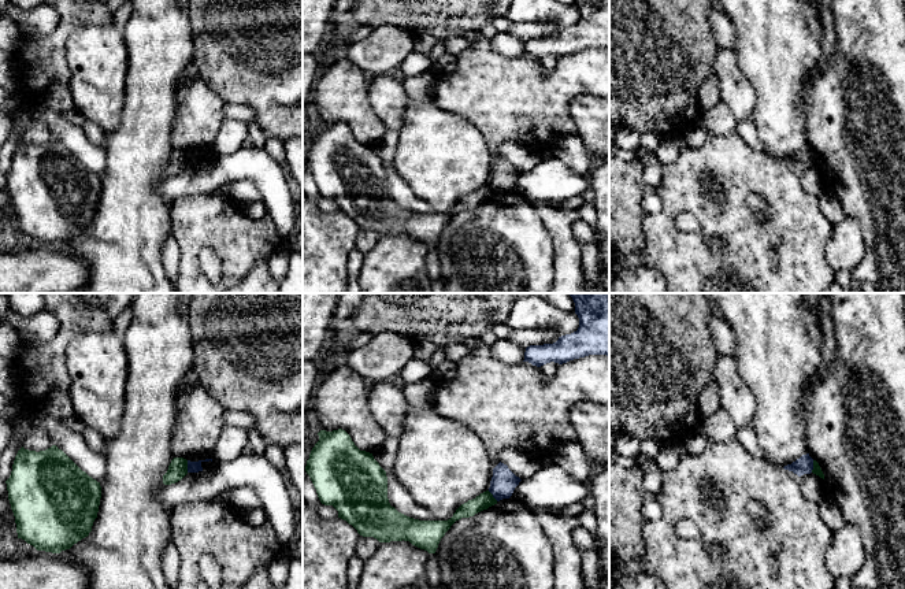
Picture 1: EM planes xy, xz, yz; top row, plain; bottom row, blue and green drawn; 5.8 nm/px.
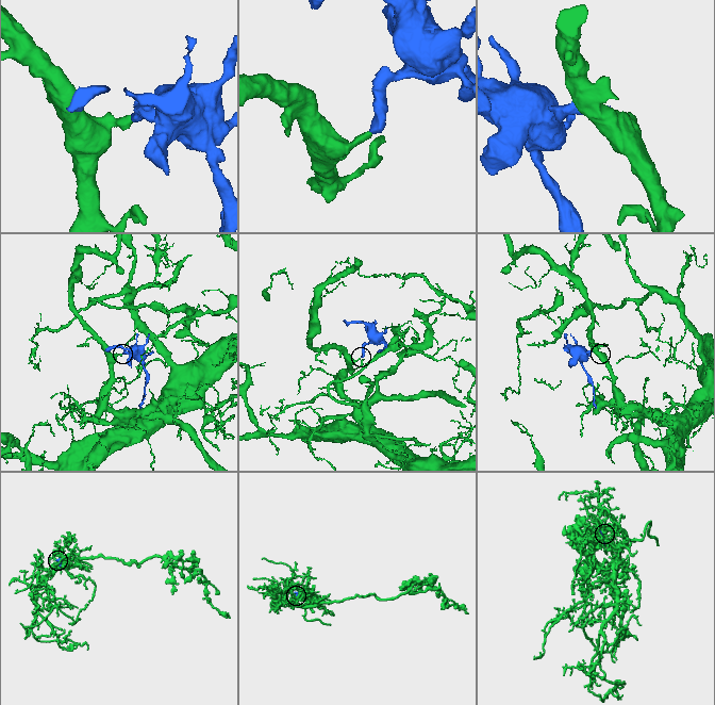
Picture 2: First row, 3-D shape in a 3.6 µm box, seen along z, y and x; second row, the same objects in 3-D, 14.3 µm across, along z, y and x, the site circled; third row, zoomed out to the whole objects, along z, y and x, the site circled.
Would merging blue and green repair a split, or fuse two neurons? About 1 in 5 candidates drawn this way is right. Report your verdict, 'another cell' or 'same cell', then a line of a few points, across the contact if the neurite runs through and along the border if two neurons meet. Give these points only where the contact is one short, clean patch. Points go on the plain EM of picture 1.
another cell | xy (186, 154), (188, 165)

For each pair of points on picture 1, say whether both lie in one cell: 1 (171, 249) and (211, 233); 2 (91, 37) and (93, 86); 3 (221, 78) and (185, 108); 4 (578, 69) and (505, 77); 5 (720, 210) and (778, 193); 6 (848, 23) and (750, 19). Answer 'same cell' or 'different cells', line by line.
1: different cells
2: same cell
3: different cells
4: same cell
5: same cell
6: different cells

